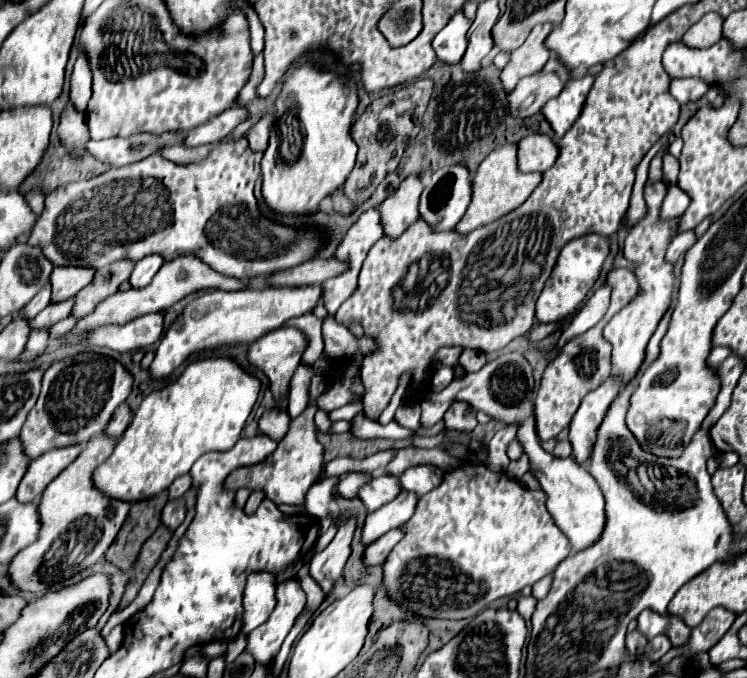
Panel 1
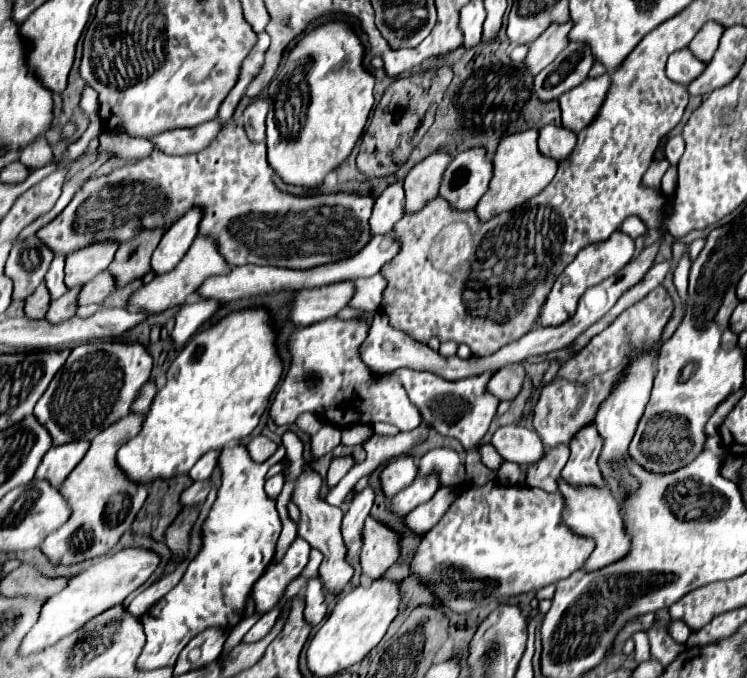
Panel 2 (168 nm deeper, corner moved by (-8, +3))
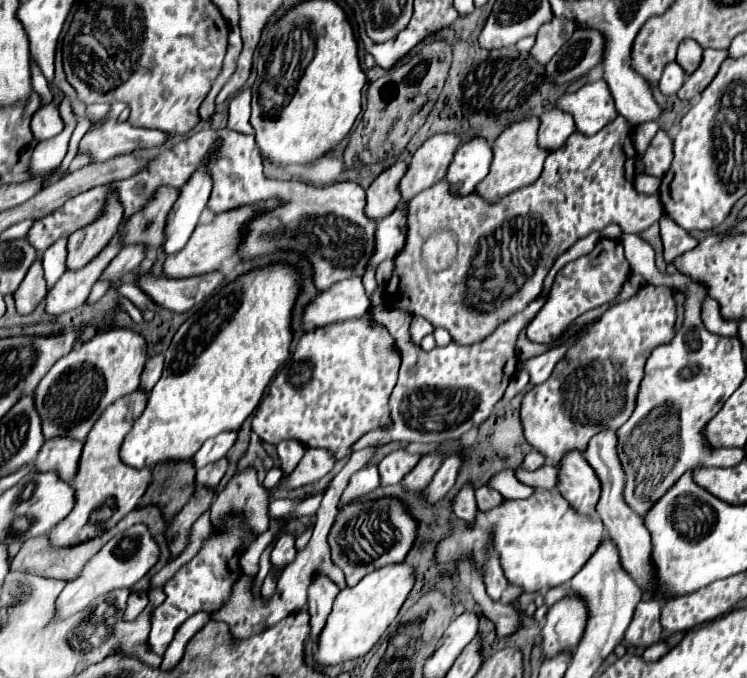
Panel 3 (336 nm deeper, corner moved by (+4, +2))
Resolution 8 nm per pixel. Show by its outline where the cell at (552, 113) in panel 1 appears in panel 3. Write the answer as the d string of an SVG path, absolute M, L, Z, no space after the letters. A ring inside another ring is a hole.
M604 79L586 83L576 93L566 93L558 99L558 107L574 117L576 129L584 135L596 135L604 125L618 117L614 99Z

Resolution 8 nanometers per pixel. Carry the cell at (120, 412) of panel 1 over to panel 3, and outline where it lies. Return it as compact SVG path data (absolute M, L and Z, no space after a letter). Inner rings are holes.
M154 355L148 359L144 373L142 373L142 383L140 383L140 387L144 387L144 391L150 391L156 385L156 381L160 379L162 363L164 363L164 355Z

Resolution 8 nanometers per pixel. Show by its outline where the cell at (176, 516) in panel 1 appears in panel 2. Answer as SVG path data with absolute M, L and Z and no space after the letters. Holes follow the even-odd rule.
M204 480L204 482L200 482L200 484L192 484L190 488L186 488L186 490L182 492L180 504L182 504L182 506L202 504L202 502L206 500L208 492L210 492L210 482L208 482L208 480Z

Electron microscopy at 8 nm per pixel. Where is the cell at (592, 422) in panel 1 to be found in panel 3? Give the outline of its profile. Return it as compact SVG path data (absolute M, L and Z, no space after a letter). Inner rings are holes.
M568 453L560 463L560 495L582 515L594 515L600 499L600 479L582 453Z

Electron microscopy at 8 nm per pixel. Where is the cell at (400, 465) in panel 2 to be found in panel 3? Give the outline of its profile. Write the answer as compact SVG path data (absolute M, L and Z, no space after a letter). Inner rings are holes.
M396 449L390 455L386 455L378 463L382 485L400 483L406 477L406 473L410 469L414 469L414 465L420 461L420 457L422 457L420 453L408 453L406 449Z

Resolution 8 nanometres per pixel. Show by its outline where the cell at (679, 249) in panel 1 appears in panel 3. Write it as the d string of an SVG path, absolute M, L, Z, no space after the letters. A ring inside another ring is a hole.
M574 335L566 345L556 347L556 349L550 349L548 353L538 355L538 357L532 357L532 359L528 359L528 361L524 361L524 363L520 365L520 369L526 369L526 371L530 373L530 383L532 383L532 385L540 385L540 383L544 383L544 381L550 377L554 365L560 361L560 357L564 357L564 349L566 349L568 345L572 345L572 341L574 341L576 337L578 337L578 335Z

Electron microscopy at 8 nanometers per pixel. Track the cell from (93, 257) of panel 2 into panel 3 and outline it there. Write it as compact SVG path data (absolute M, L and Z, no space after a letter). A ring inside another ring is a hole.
M110 191L96 221L68 237L68 269L80 269L92 261L92 257L96 257L96 253L100 253L100 249L104 249L104 245L114 237L122 217L124 207L116 193Z

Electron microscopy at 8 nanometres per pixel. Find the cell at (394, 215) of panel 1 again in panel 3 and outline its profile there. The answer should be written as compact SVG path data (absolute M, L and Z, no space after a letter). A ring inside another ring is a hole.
M436 133L428 137L412 155L406 175L400 181L400 193L404 201L410 201L420 191L432 187L446 177L446 169L458 149L458 137L454 133Z

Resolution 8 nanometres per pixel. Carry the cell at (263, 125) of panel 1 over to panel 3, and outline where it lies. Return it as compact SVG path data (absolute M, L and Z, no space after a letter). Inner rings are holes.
M244 87L230 101L228 129L238 131L238 133L252 133L252 125L248 119L250 119L250 89Z

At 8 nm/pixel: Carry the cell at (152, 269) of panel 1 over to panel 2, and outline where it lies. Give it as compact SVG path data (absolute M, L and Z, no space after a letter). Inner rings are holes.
M190 210L188 214L184 214L172 228L166 230L166 234L162 236L158 248L152 254L152 272L156 276L170 272L186 254L186 250L190 248L192 240L198 234L198 222L200 222L200 210Z

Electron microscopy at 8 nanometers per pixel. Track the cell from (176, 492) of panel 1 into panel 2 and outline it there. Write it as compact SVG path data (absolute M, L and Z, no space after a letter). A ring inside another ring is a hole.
M208 452L208 454L204 454L204 456L196 462L196 466L188 472L188 476L190 476L194 482L206 480L206 478L212 474L214 466L216 466L216 458L218 458L218 452Z

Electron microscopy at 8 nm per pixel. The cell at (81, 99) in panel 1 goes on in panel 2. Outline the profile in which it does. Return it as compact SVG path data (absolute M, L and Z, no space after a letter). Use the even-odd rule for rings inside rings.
M84 86L84 90L82 90L80 108L82 108L87 116L90 116L98 110L98 94L95 90L92 90L90 86Z

